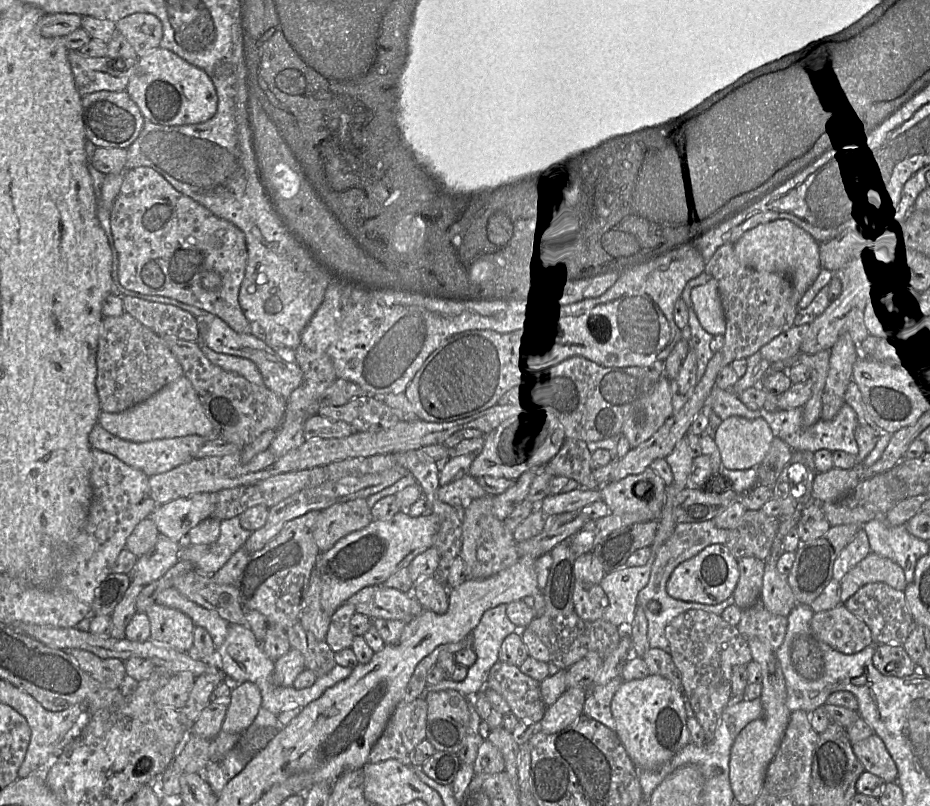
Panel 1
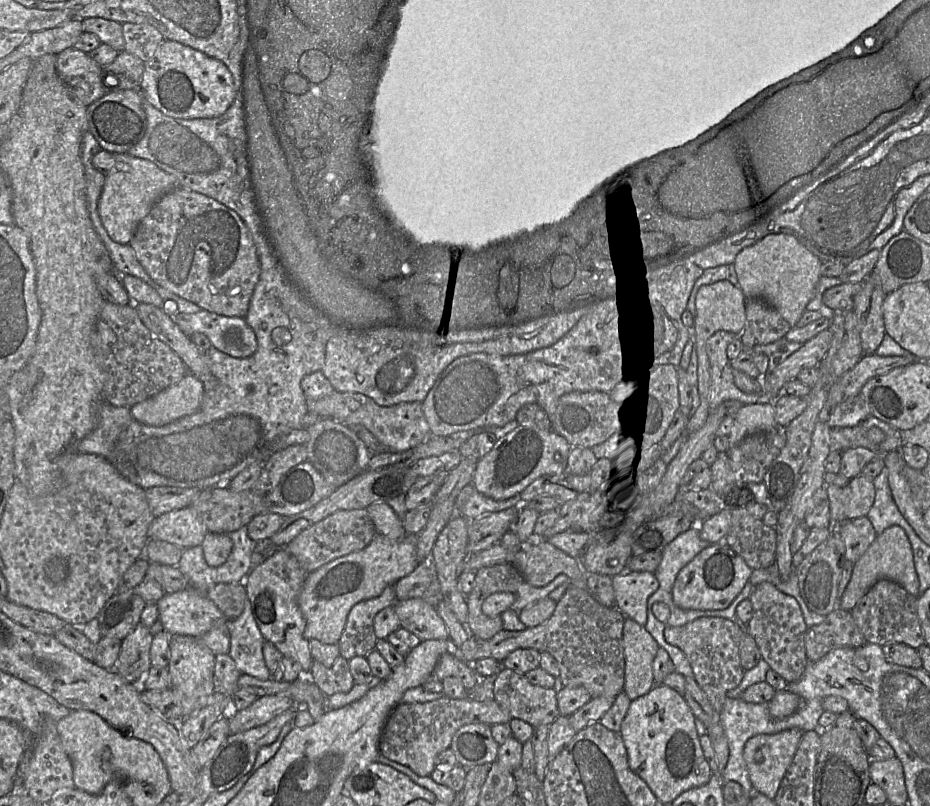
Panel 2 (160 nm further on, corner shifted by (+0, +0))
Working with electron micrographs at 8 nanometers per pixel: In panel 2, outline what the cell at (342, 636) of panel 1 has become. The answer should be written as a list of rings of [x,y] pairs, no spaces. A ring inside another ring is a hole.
[[[388,585],[379,596],[355,604],[348,614],[345,628],[338,642],[340,655],[350,660],[357,656],[366,657],[369,652],[376,650],[378,638],[374,631],[374,618],[379,611],[393,606],[395,602],[395,585]]]

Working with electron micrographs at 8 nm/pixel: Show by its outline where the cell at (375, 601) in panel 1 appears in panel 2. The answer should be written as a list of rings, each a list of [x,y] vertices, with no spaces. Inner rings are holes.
[[[423,598],[396,600],[393,608],[400,620],[401,628],[415,634],[421,641],[450,639],[443,619]]]

